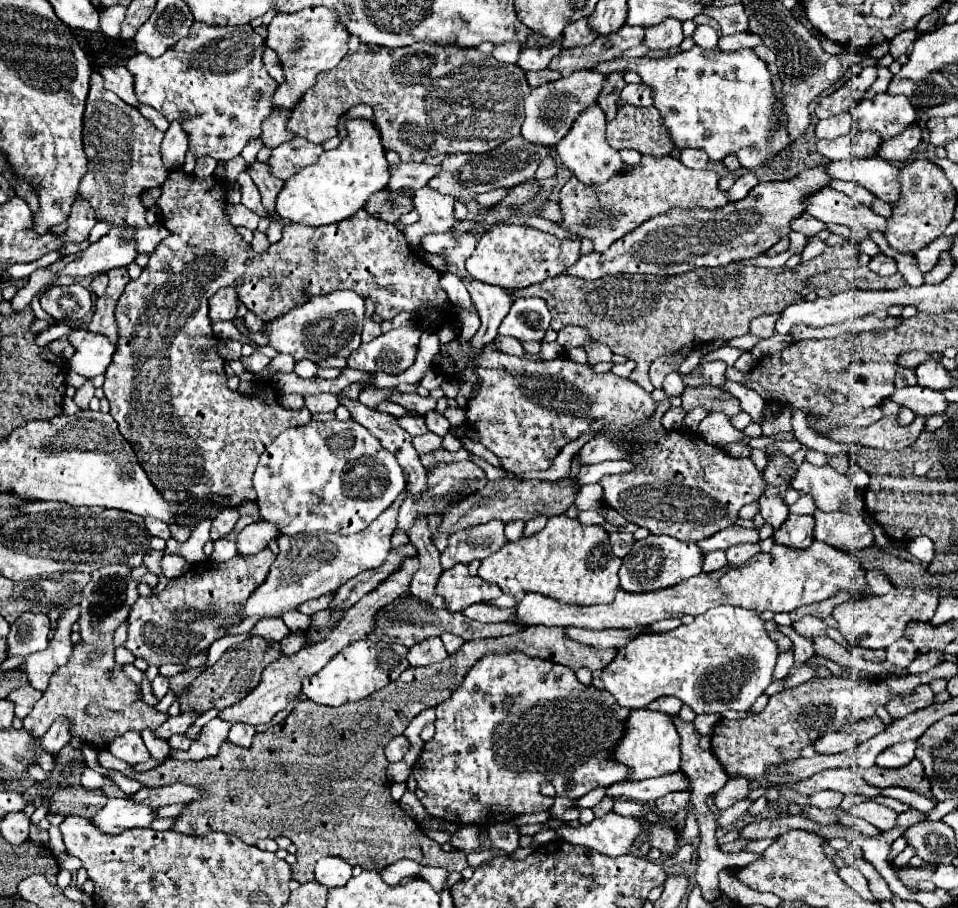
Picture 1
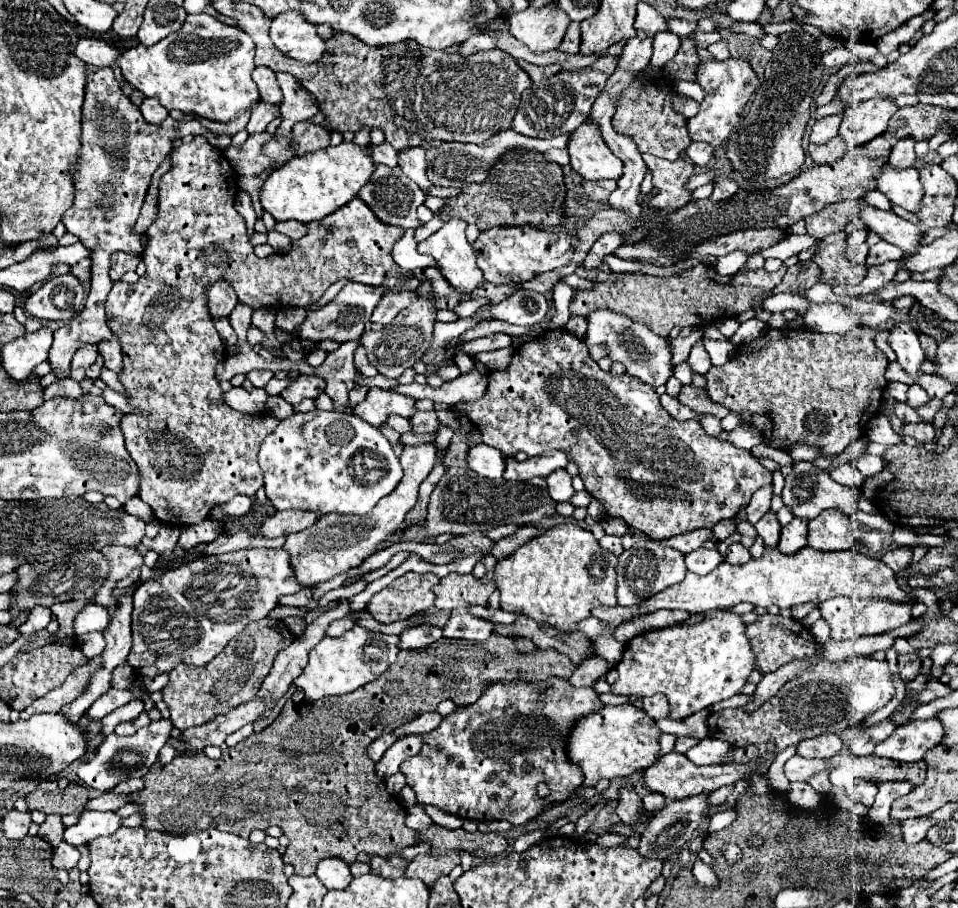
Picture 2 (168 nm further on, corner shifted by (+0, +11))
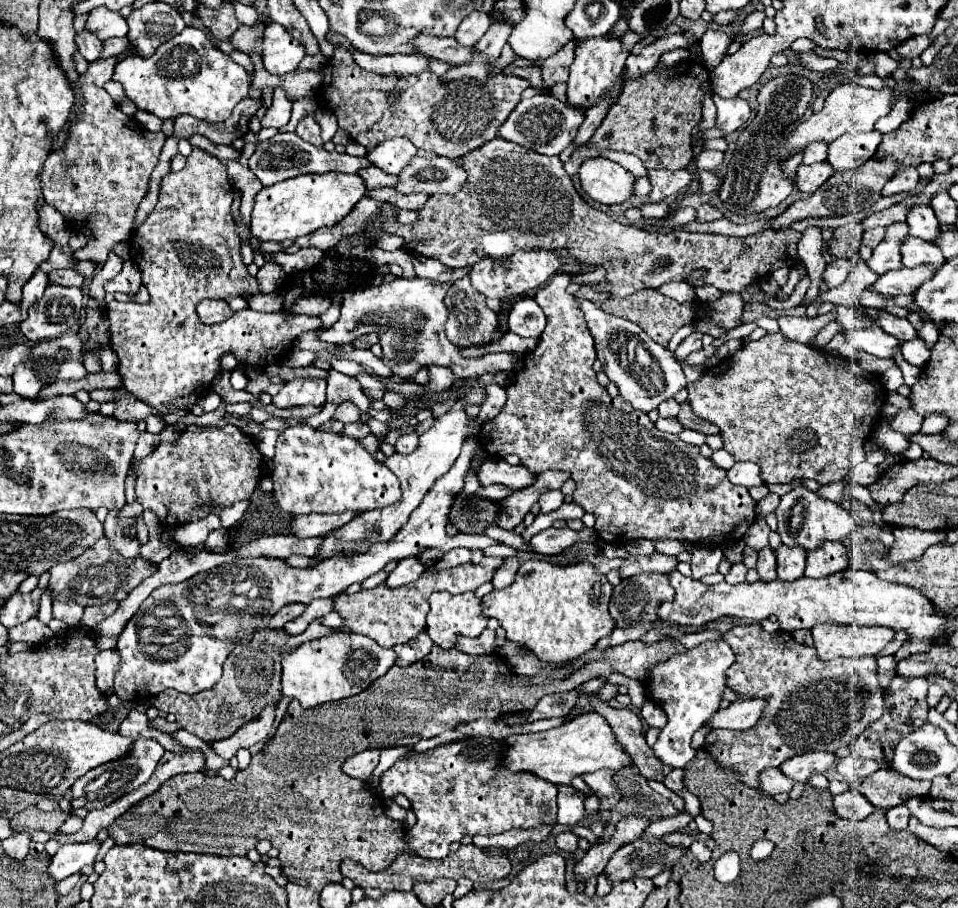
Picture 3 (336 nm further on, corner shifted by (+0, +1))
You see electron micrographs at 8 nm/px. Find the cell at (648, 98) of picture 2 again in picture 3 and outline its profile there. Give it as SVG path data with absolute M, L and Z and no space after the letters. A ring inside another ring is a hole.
M680 63L675 66L658 64L651 72L640 77L630 77L624 83L622 99L610 107L602 125L594 131L586 147L578 147L570 161L564 165L572 177L578 173L586 159L600 157L600 151L626 151L642 159L646 169L684 169L694 153L690 135L702 119L702 101L710 91L710 71L702 63Z

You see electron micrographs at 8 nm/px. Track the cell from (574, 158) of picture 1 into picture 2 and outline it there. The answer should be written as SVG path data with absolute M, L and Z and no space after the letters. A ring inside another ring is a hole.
M586 121L570 133L570 165L588 181L620 179L624 163L610 151L610 147L606 147L598 127L596 121Z

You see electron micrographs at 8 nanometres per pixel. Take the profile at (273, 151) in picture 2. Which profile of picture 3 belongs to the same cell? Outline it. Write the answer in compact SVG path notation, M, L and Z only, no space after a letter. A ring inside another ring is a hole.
M278 133L270 137L268 141L262 141L260 147L252 153L248 159L250 171L262 181L262 185L270 185L288 177L304 175L304 173L326 173L326 171L340 171L340 173L356 173L360 167L368 167L366 159L362 157L352 157L352 155L340 155L336 151L328 153L324 149L318 149L306 141L302 141L294 133Z

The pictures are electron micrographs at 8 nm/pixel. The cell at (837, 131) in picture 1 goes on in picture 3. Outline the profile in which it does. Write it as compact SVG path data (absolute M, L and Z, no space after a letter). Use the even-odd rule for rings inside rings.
M812 143L804 151L802 165L812 165L812 163L818 163L818 161L824 161L826 159L826 151L828 151L828 145L824 145L824 143Z

